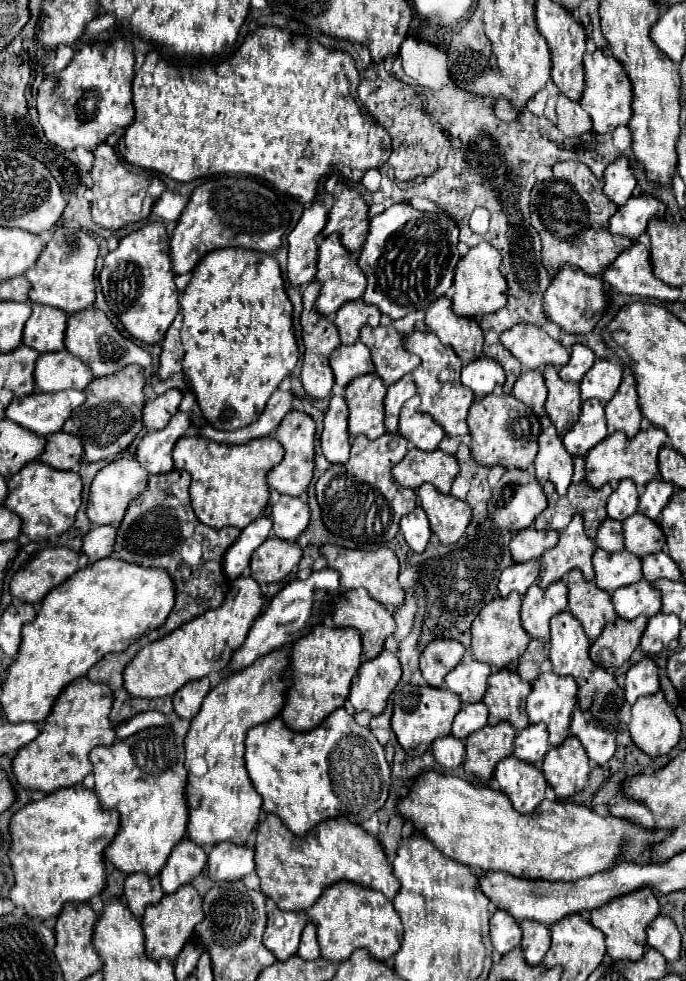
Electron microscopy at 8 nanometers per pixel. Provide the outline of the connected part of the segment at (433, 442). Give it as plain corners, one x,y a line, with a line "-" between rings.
413,396
407,400
401,408
399,416
399,432
403,438
407,438
415,448
431,452
439,448
439,442
443,440
445,432
433,418
425,412
419,412
419,396

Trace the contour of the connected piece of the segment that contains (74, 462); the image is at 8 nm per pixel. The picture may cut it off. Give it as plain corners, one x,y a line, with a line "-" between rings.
65,432
49,434
41,460
57,470
73,470
83,462
81,440

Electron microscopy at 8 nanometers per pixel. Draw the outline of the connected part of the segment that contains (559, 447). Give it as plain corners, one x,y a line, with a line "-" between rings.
551,424
539,436
539,452
535,458
535,474
541,484
551,480
559,496
567,494
573,476
573,458
565,450
555,426

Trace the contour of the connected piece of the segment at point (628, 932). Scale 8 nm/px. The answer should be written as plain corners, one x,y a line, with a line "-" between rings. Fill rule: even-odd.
639,888
631,894
625,896
617,896
611,902
607,902
605,906
591,910
591,924
595,928
599,928
605,934
605,942
607,942
607,954
613,960
631,960
637,962
643,958
645,952
645,928
649,926
649,922
659,914
659,902
653,894
651,888

